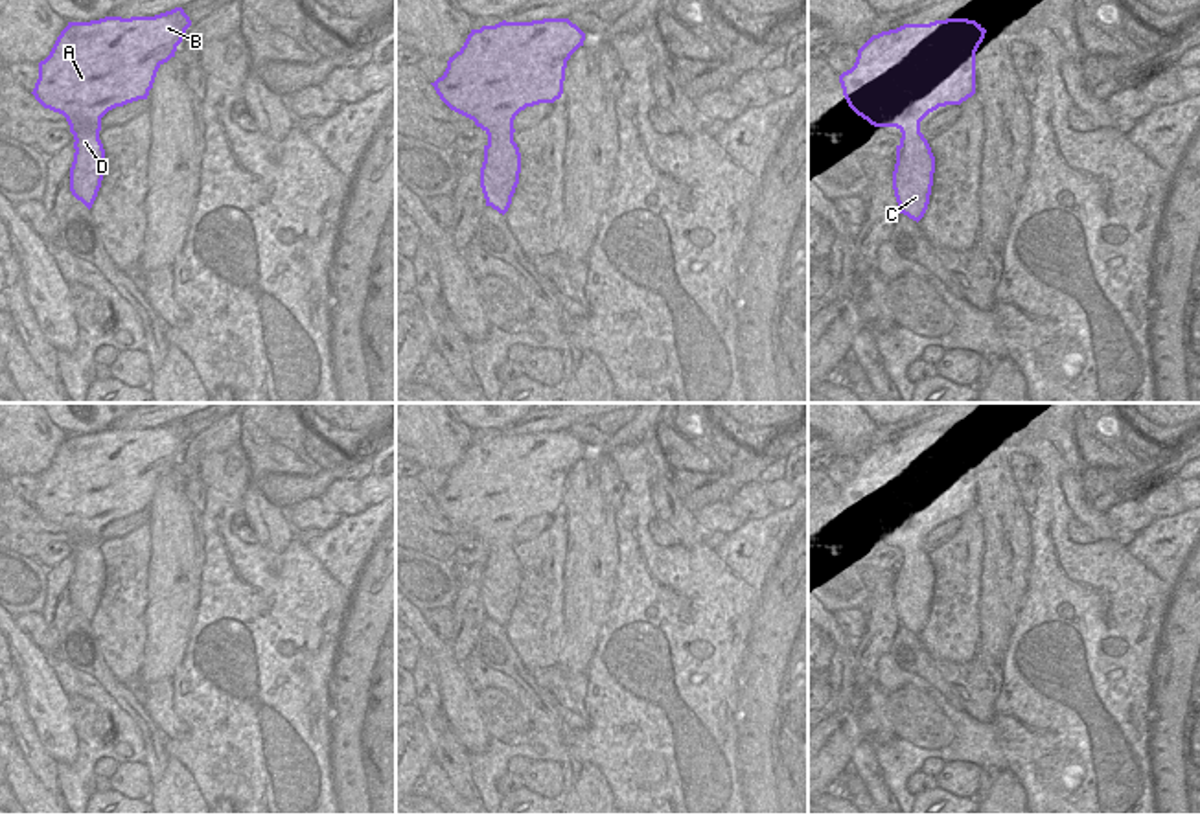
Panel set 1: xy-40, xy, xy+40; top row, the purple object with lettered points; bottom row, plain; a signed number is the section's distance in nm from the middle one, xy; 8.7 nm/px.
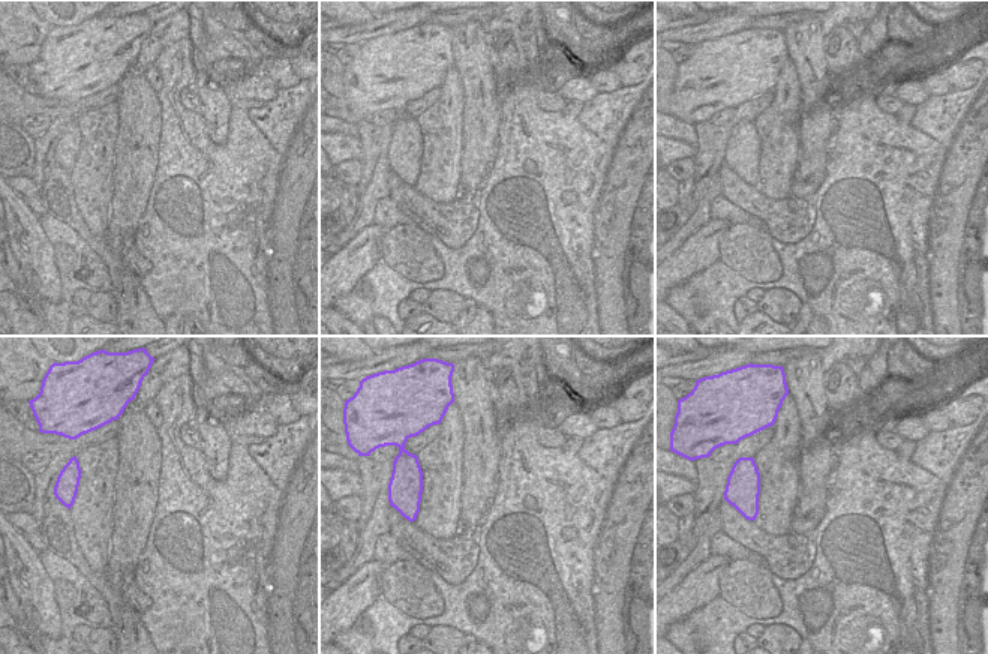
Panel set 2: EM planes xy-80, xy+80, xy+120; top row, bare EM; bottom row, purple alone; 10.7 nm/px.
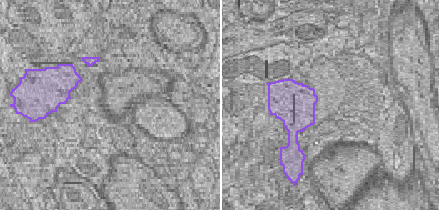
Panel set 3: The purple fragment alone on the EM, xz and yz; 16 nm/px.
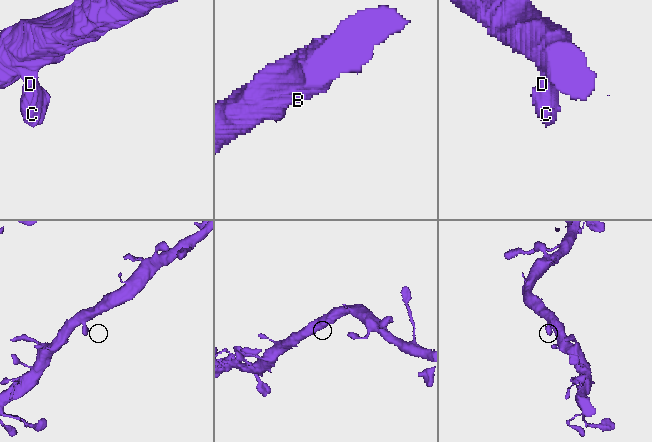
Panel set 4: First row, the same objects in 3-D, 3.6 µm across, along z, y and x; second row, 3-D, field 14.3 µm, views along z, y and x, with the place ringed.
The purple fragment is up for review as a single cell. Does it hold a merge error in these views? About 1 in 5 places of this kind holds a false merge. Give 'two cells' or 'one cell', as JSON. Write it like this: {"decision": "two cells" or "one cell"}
{"decision": "one cell"}

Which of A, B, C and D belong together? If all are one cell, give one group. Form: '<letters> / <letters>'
A B C D

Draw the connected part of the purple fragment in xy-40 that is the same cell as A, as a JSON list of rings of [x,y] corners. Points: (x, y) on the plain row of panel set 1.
[[[182,419],[155,429],[105,429],[90,434],[68,434],[50,467],[39,475],[39,491],[31,506],[44,521],[63,526],[70,537],[75,552],[70,603],[88,622],[105,585],[105,561],[99,552],[101,530],[116,519],[147,511],[158,480],[175,469],[190,438],[191,432]]]

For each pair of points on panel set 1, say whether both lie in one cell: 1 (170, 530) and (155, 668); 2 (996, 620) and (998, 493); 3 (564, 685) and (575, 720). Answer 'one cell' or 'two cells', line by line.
1: one cell
2: one cell
3: one cell

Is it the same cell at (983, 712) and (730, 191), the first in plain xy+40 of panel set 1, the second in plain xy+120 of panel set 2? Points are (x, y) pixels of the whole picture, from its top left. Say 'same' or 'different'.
same

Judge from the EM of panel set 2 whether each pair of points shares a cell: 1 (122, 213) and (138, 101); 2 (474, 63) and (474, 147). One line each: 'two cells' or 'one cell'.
1: one cell
2: one cell

